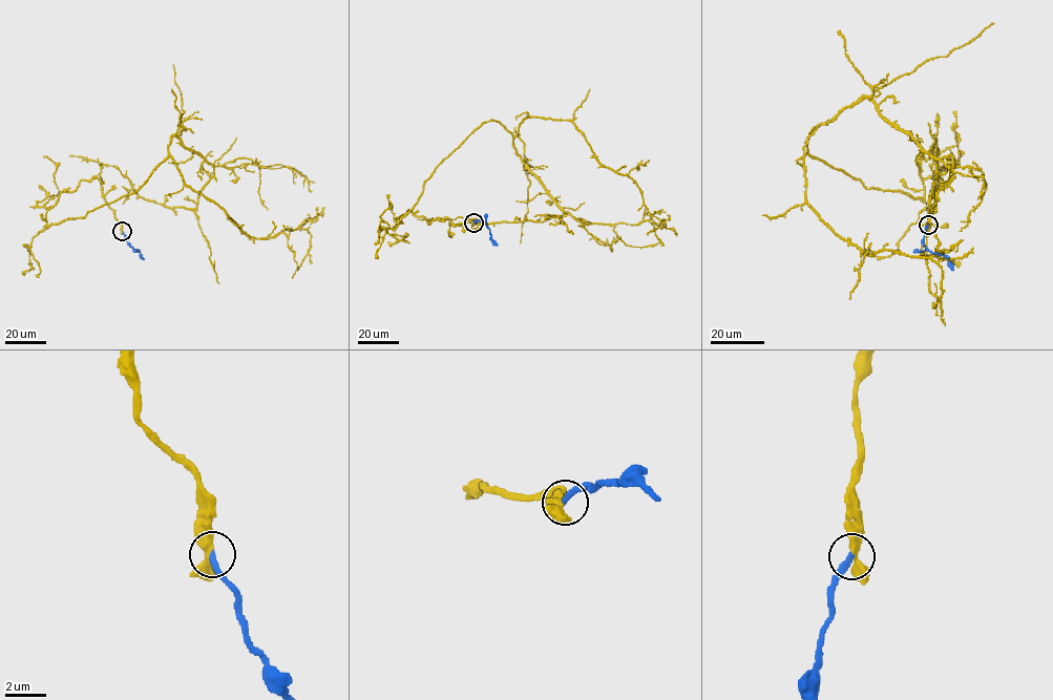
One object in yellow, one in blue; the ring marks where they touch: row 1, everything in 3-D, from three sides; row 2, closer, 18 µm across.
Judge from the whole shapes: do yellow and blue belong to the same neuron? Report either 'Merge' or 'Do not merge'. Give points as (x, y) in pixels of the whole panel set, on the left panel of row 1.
Merge

